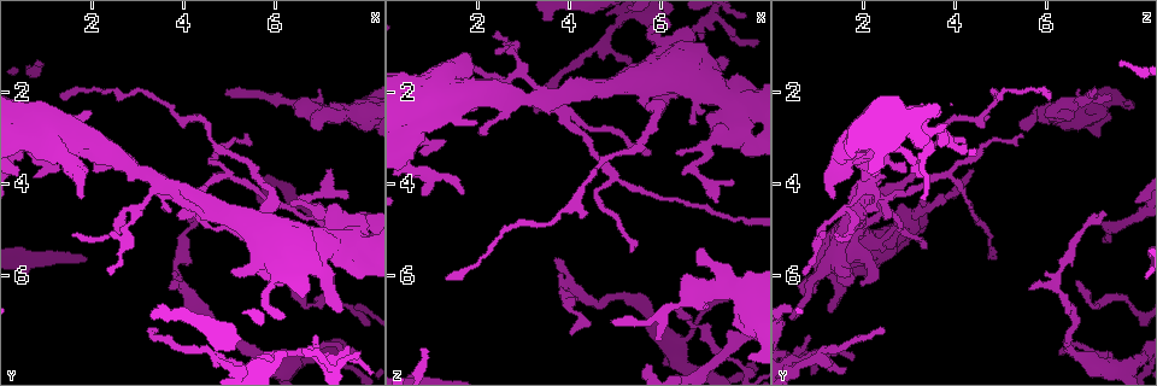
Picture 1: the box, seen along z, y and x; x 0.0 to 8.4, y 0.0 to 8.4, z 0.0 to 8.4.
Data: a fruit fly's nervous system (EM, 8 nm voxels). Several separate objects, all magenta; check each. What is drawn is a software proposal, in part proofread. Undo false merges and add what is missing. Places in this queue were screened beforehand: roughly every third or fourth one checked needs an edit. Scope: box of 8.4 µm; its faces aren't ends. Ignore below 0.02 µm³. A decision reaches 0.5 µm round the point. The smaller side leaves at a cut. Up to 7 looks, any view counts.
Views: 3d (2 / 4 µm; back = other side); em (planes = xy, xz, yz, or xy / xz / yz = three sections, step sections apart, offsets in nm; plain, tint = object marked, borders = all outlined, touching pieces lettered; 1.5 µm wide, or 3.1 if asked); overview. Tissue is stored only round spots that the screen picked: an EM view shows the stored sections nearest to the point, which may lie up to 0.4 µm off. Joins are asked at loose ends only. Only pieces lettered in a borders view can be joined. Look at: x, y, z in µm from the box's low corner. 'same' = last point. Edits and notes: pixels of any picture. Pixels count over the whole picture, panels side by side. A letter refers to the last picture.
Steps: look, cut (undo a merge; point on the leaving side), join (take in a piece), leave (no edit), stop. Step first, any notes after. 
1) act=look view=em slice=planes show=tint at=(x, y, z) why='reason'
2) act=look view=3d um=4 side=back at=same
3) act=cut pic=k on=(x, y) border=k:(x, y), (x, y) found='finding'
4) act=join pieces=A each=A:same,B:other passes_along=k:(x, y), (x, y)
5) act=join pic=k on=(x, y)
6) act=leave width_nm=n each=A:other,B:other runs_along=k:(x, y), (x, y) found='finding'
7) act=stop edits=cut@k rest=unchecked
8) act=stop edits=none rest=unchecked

act=look view=3d um=2 at=(4.05, 4.60, 7.25) why='branch stops here'

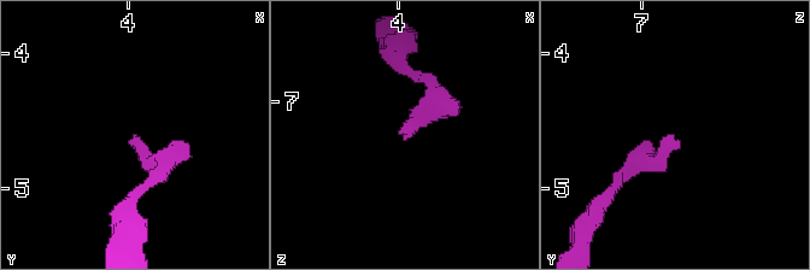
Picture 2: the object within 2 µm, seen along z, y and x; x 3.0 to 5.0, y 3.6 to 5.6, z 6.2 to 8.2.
act=look view=em slice=planes show=borders at=(4.04, 4.56, 7.22) why='now the EM'

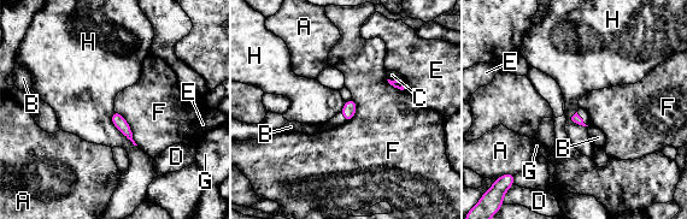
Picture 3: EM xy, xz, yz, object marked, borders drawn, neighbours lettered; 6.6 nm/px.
act=leave each=A:other,B:other,C:other,D:other,E:other,F:other,G:other,H:other border=3:(115, 110), (138, 144) found='no lettered piece goes on from it'

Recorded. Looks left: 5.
act=look view=3d um=2 at=(5.65, 4.35, 8.00)

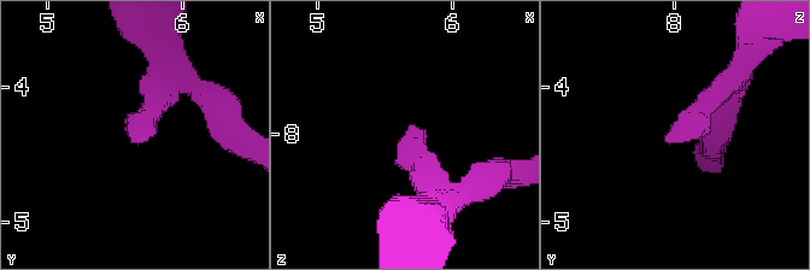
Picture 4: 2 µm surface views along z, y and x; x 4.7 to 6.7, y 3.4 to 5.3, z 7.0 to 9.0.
act=look view=em slice=xz step=4 show=plain at=(5.68, 4.40, 7.92)

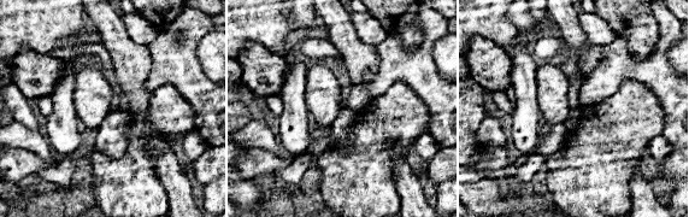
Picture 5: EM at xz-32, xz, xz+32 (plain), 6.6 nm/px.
act=look view=em slice=xz step=4 show=borders at=same

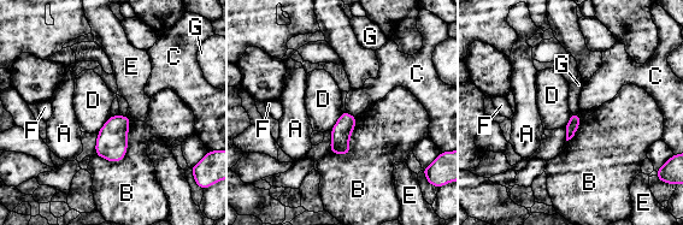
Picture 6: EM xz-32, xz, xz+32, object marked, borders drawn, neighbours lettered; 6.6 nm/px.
act=leave each=A:other,B:other,C:other,D:other,E:other,F:other,G:other border=6:(572, 112), (577, 113) found='no lettered piece goes on from it'

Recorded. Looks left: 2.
act=look view=em slice=planes show=tint at=(4.90, 2.00, 7.05) why='thin end'

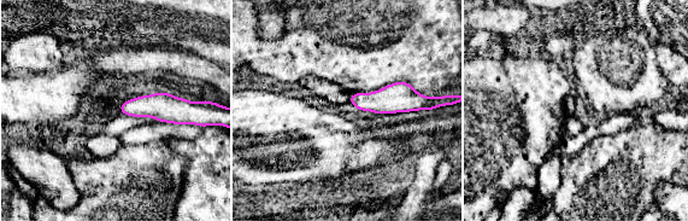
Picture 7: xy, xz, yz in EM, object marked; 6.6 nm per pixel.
act=look view=em slice=planes show=borders at=same

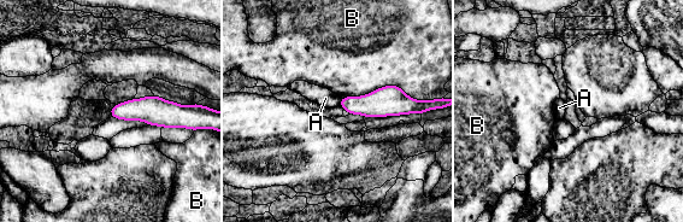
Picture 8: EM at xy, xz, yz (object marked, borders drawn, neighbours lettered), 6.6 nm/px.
act=leave each=A:other,B:other found='no lettered piece goes on from it'

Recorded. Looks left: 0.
act=stop edits=none rest=unchecked

